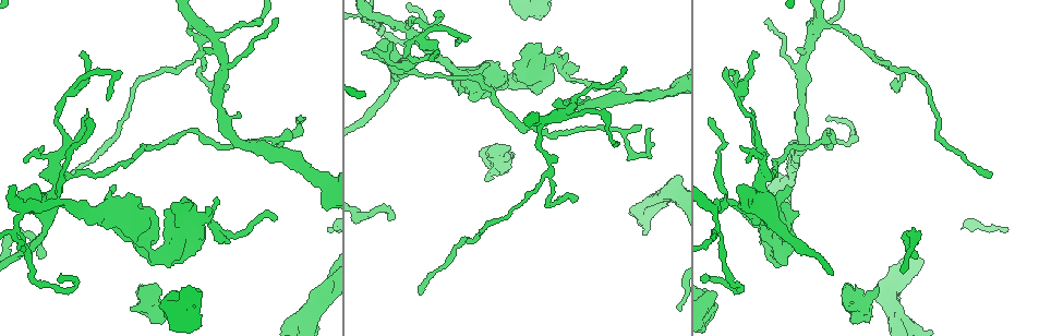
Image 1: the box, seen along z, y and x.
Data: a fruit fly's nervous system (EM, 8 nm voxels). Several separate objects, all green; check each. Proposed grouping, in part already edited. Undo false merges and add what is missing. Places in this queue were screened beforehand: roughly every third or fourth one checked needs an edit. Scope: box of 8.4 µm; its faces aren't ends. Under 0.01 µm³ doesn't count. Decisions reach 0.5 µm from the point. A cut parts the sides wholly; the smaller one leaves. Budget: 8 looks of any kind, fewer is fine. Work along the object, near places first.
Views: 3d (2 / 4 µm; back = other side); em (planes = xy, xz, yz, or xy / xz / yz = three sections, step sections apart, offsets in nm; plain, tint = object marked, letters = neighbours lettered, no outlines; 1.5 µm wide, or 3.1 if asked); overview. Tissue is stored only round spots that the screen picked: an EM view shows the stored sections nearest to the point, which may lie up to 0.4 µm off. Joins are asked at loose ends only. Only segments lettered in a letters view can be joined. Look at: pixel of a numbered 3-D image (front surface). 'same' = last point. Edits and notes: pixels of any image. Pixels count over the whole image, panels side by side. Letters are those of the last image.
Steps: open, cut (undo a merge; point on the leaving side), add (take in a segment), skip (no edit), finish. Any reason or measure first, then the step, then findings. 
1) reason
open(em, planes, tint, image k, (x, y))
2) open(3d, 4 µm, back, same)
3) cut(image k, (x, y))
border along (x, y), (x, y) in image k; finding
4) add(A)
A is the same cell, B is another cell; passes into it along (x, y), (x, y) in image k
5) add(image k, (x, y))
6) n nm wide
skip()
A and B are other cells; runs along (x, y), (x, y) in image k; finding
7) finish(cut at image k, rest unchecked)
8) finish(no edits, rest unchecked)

sharp bend
open(3d, 2 µm, image 1, (378, 209))

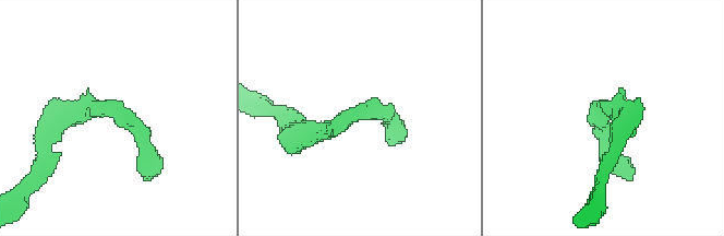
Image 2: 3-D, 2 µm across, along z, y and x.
open(em, xy, step 8, tint, image 2, (600, 108))

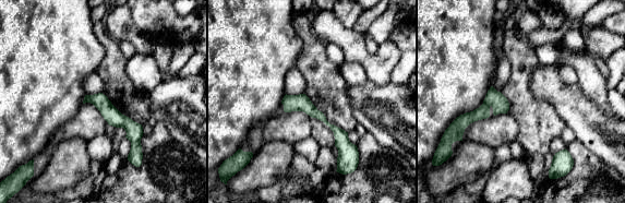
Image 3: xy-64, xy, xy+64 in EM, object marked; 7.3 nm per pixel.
cut it another way
open(em, planes, letters, same)

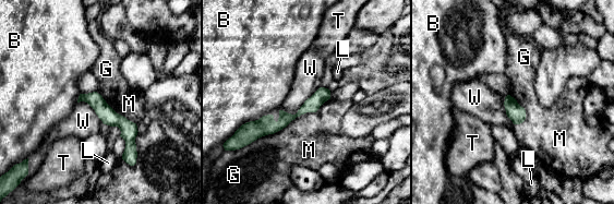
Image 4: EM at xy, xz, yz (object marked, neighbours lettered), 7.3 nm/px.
110 nm wide
skip()
B, G, L, M, T and W are other cells; runs along (327, 93), (276, 126), (247, 127) in image 4; one neuron here

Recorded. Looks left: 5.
tapers out
open(em, xy, step 8, tint, image 1, (73, 171))

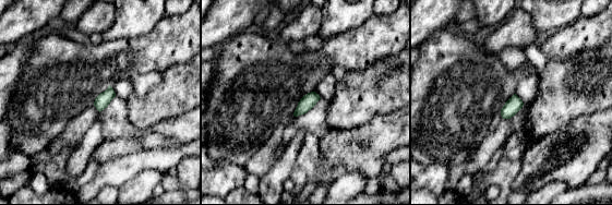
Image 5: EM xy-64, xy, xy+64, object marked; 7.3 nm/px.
another direction
open(em, planes, letters, same)

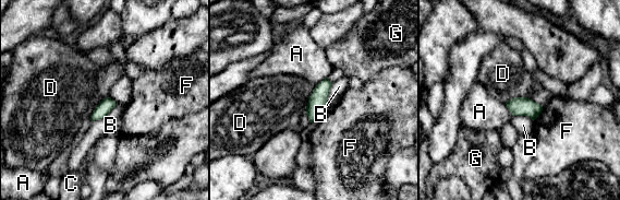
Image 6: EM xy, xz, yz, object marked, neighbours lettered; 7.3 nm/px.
skip()
A, B, C, D, F and G are other cells; border along (315, 85), (304, 113) in image 6; none of them fits

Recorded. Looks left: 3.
sharp bend
open(3d, 2 µm, image 1, (197, 73))

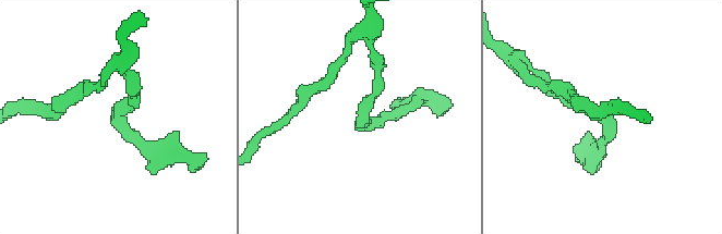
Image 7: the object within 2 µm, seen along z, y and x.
need the tissue
open(em, planes, letters, image 7, (600, 121))

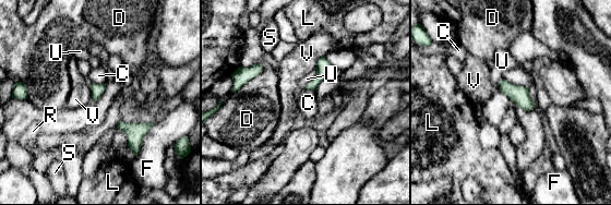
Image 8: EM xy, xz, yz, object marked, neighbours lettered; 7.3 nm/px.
90 nm wide
skip()
C, D, F, L, R, S, U and V are other cells; border along (90, 83), (93, 99) in image 8; one neuron here

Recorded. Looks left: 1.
finish(no edits, rest unchecked)

